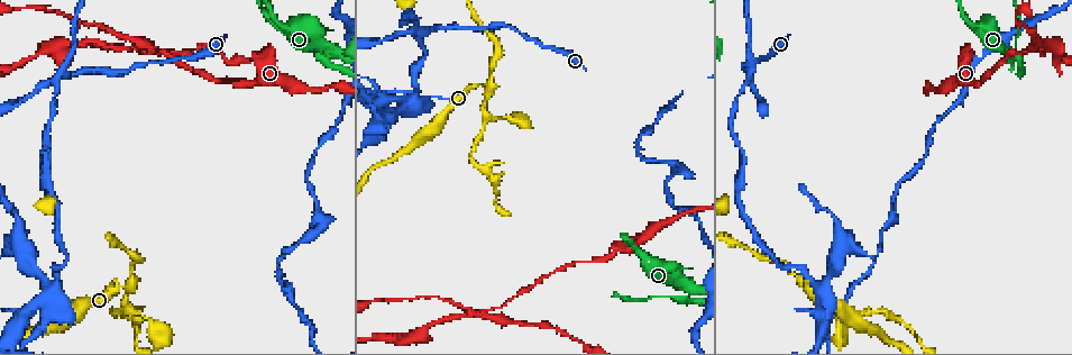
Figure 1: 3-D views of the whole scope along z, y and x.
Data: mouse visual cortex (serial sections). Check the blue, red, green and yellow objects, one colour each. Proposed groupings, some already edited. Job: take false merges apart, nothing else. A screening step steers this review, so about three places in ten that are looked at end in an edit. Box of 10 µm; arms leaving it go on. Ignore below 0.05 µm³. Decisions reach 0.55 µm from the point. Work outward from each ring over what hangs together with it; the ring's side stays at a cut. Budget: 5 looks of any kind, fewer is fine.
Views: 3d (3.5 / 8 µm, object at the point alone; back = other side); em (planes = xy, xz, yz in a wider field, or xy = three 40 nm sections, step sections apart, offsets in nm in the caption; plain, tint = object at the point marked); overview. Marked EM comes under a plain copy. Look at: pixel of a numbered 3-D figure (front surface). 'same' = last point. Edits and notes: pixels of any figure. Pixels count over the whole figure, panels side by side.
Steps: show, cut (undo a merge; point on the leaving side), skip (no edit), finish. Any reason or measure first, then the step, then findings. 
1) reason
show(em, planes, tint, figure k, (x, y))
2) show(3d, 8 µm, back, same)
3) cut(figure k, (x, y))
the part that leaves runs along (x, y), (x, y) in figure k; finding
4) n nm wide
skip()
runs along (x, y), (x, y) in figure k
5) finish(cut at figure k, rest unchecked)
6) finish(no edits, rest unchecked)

four-way junction
show(3d, 3.5 µm, figure 1, (1030, 46))

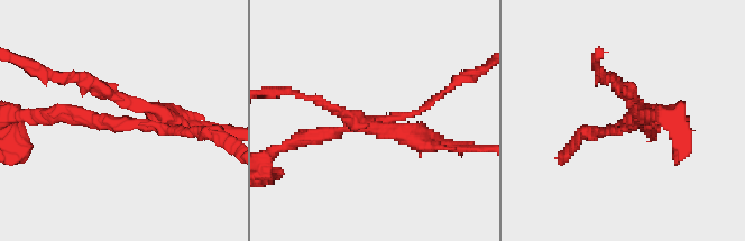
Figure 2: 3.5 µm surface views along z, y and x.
show(em, xy, step 3, tint, figure 2, (386, 118))

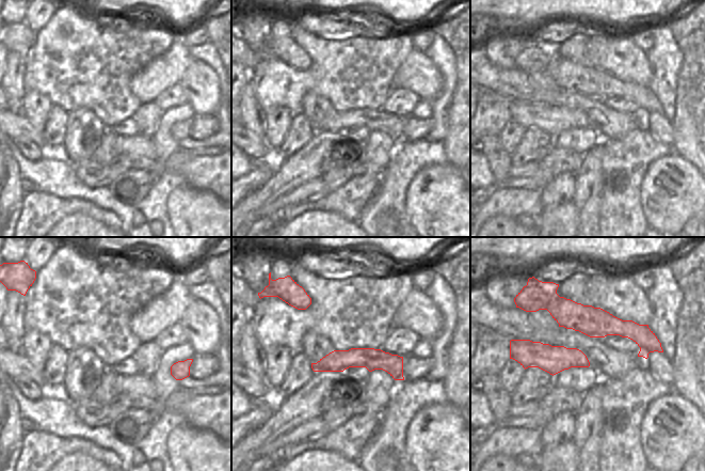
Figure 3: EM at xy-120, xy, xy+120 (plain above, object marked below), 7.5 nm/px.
160 nm wide
skip()
runs along (314, 365), (378, 359), (400, 377) in figure 3; all the same cell

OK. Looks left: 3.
three arms meet
show(3d, 3.5 µm, figure 1, (682, 300))

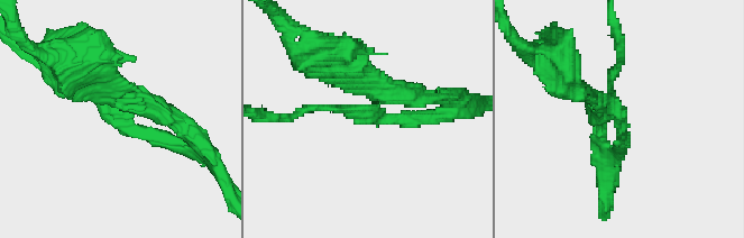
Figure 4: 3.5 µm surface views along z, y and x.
3 arms; arms of 100, 200, 250 nm
show(em, xy, step 3, tint, figure 4, (370, 113))

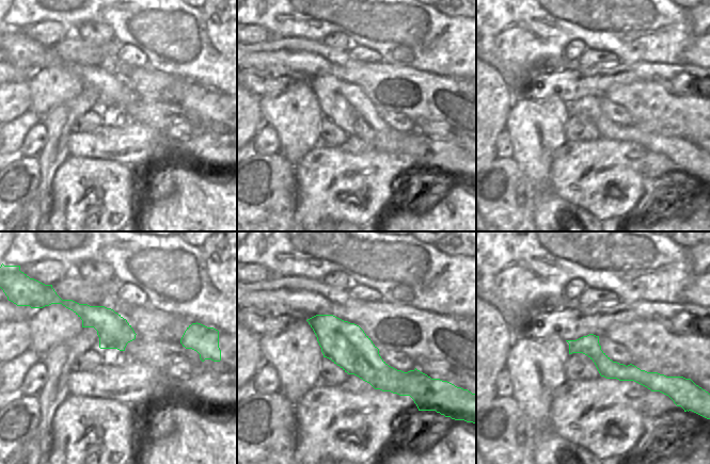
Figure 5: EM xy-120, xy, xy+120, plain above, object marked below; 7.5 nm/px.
show(em, xy, step 1, tint, same)

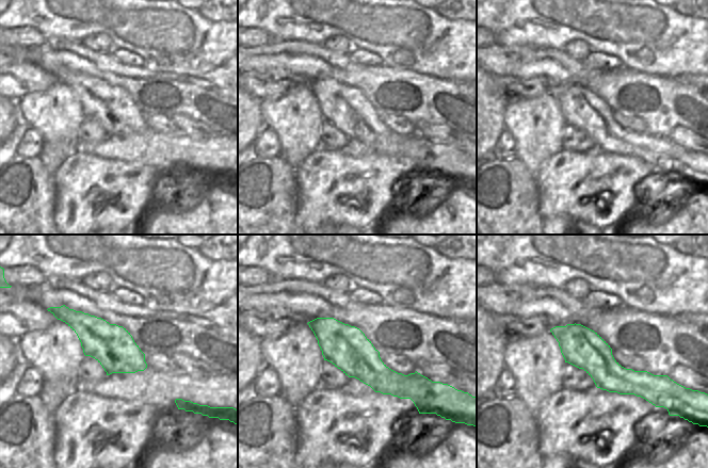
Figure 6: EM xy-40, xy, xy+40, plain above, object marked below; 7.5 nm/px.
skip()
continuous, no second cell

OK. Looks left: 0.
finish(no edits, rest unchecked)

